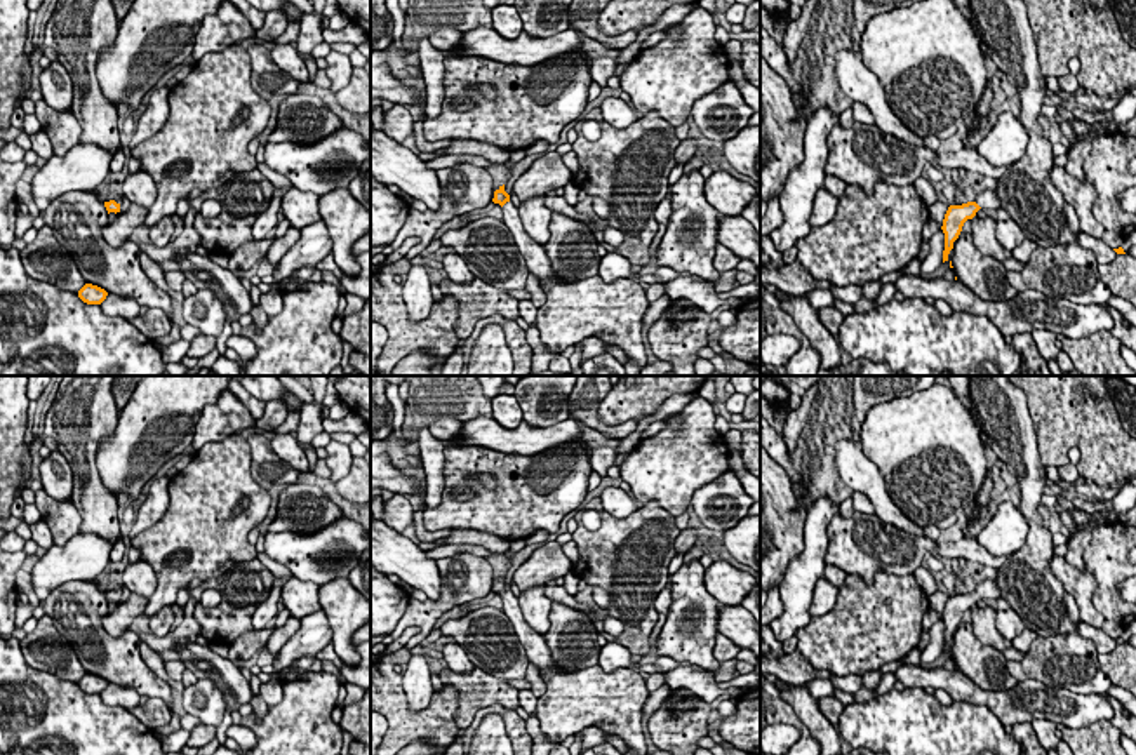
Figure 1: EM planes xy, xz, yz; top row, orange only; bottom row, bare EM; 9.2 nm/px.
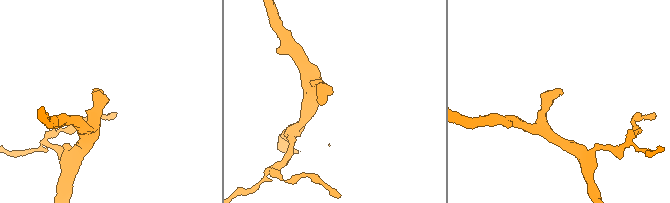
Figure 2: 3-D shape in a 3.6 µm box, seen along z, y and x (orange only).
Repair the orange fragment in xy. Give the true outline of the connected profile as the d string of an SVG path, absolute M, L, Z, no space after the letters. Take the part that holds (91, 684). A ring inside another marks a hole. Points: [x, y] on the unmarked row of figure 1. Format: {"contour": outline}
{"contour": "M85 673L78 680L78 687L87 694L101 694L106 689L108 682L97 675Z"}

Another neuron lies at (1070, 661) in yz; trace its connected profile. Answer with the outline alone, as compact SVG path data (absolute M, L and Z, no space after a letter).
M1079 633L1037 637L1021 661L1006 666L1018 682L1032 678L1077 694L1106 694L1112 685L1094 642Z

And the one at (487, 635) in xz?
M487 605L470 611L444 623L440 631L464 649L475 668L503 680L525 678L529 659L503 609Z

